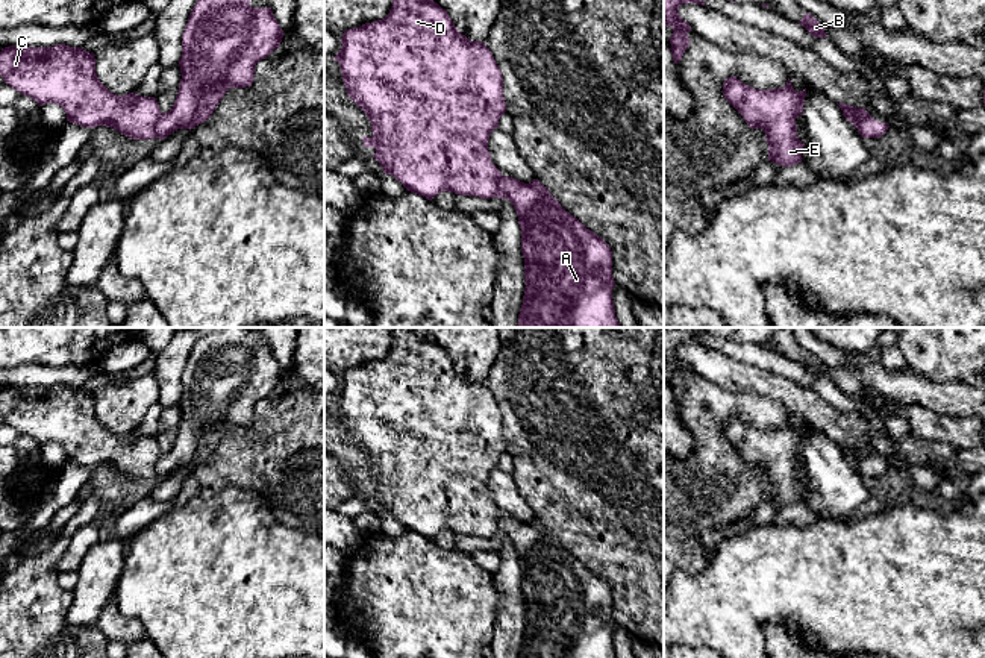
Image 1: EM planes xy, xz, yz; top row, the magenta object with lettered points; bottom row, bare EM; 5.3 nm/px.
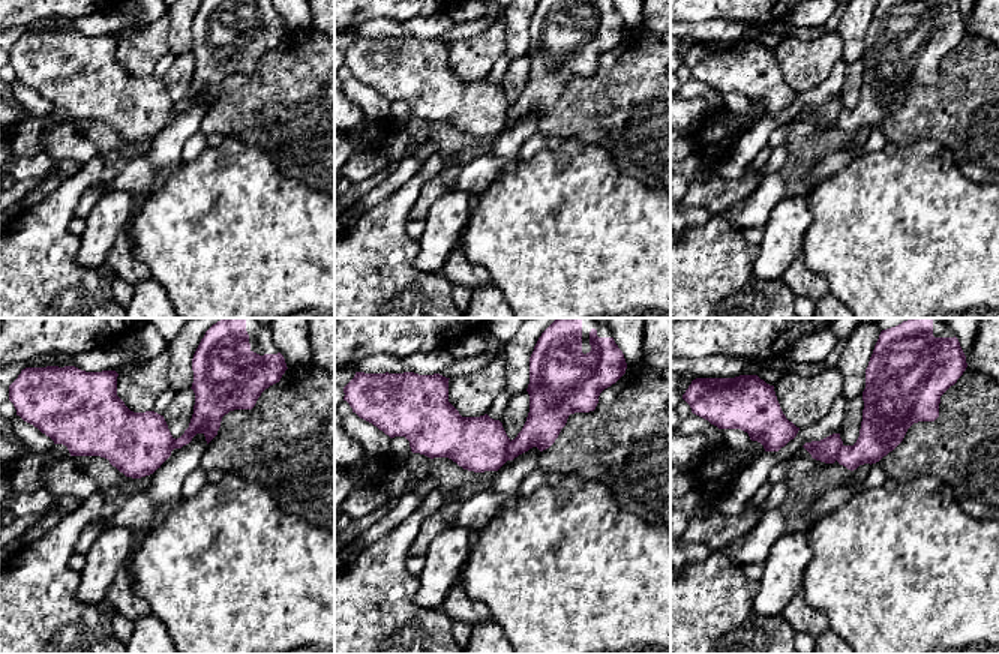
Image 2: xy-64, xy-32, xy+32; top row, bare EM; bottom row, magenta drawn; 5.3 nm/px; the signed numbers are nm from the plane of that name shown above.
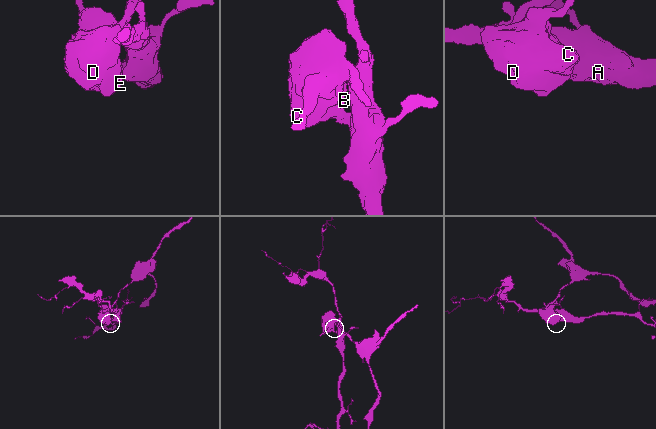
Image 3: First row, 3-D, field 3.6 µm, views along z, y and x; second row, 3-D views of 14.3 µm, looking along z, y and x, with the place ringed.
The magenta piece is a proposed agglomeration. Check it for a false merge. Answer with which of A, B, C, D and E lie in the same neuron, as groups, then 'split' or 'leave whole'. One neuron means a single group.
A / B C D E; split

